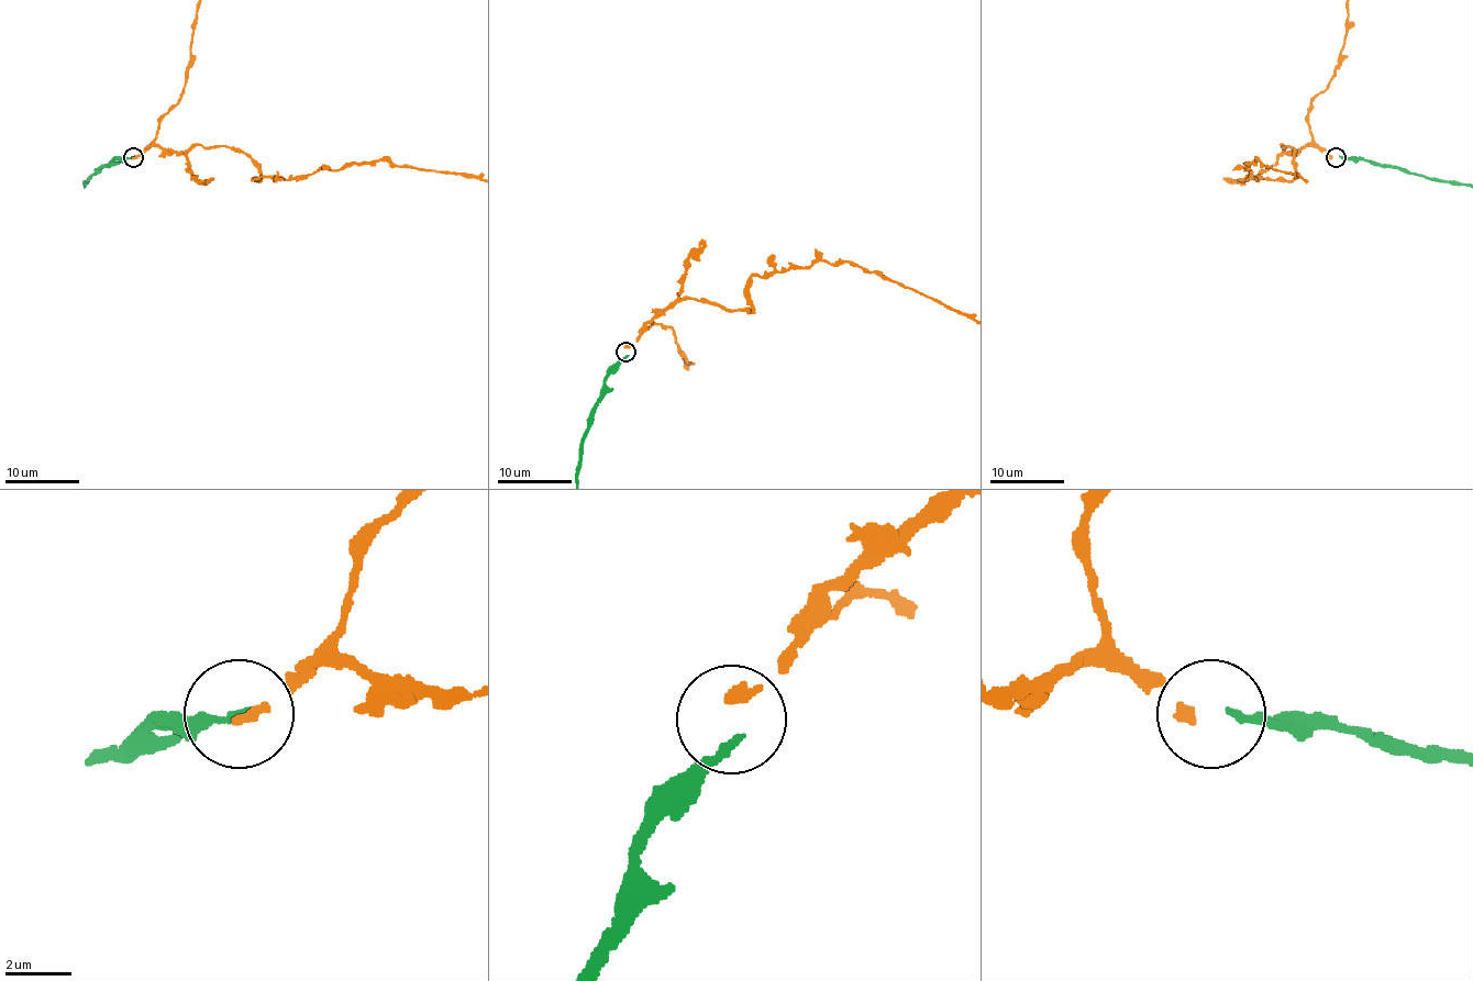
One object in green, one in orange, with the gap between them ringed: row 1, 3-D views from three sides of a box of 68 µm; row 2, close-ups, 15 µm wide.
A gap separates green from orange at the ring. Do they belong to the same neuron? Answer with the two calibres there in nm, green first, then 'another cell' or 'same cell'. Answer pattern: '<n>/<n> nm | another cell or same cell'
260/340 nm | another cell

